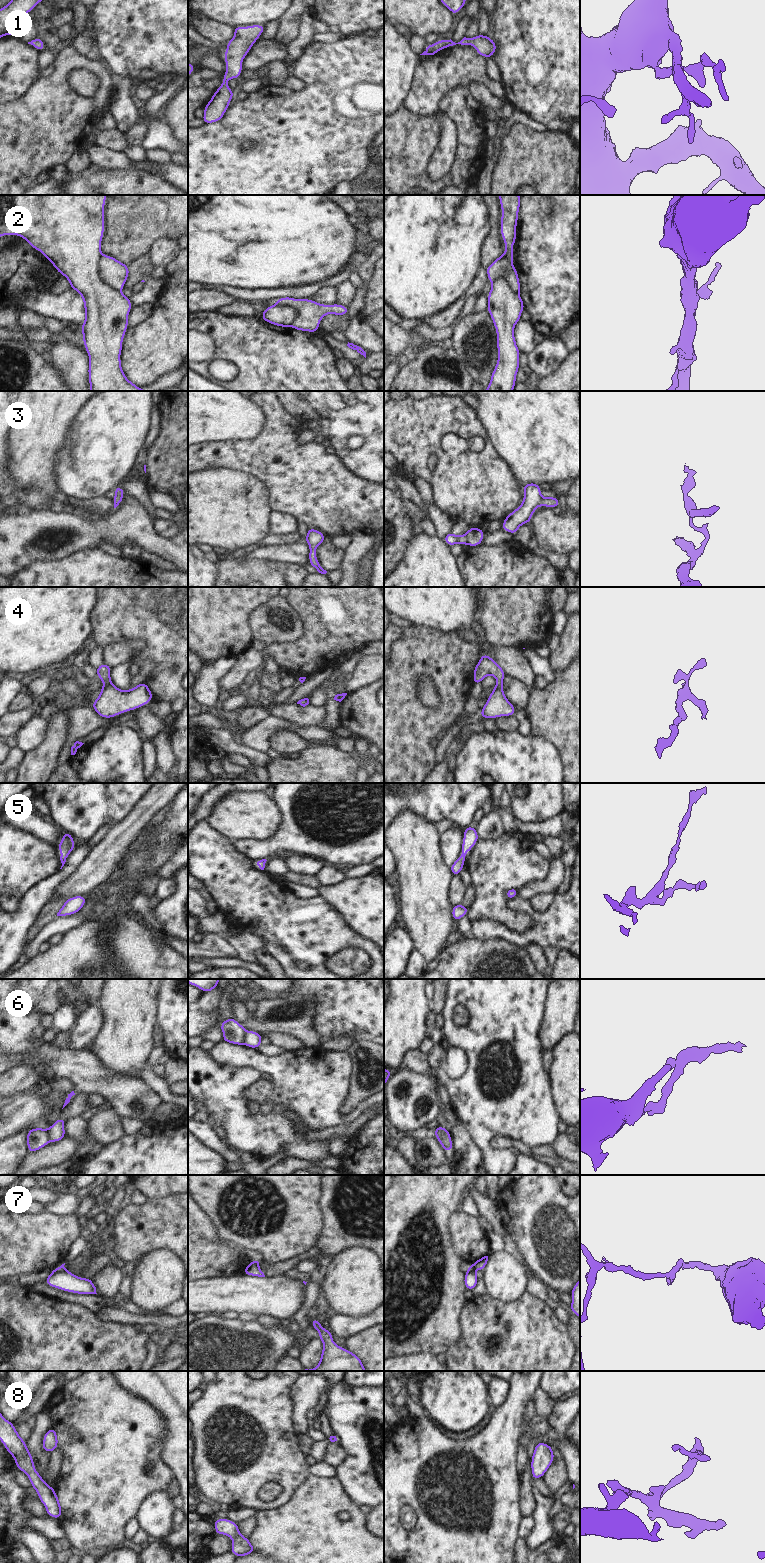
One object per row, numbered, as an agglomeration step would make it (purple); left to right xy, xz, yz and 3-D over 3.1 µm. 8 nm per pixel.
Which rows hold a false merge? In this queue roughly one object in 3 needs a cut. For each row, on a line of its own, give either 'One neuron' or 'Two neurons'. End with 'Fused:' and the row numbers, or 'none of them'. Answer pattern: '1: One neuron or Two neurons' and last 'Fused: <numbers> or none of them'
1: One neuron
2: Two neurons
3: One neuron
4: One neuron
5: One neuron
6: Two neurons
7: Two neurons
8: One neuron
Fused: 2, 6, 7.

